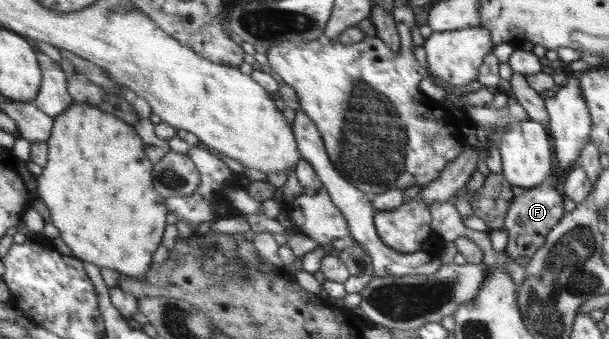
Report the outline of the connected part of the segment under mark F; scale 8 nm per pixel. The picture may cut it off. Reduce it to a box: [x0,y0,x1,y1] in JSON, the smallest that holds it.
[504,184,564,265]

